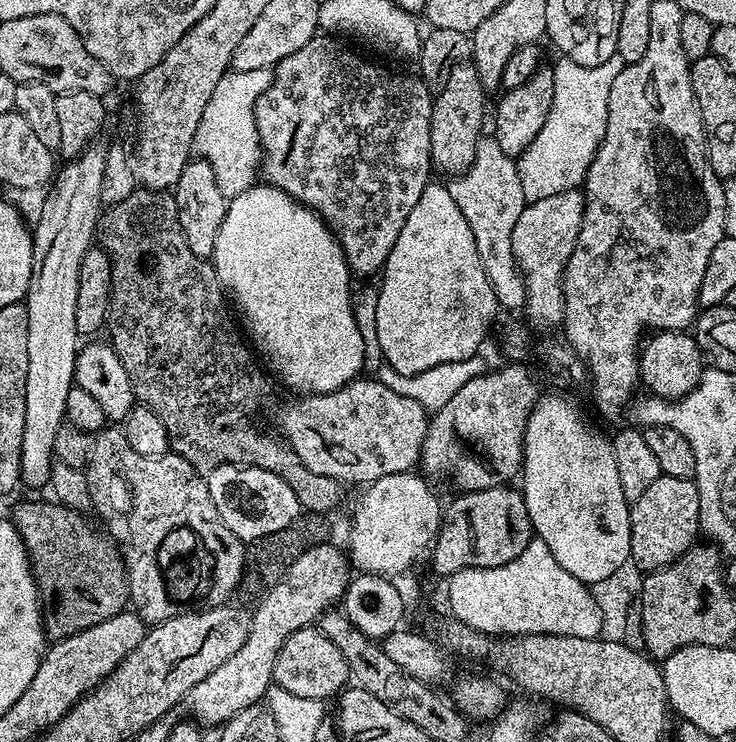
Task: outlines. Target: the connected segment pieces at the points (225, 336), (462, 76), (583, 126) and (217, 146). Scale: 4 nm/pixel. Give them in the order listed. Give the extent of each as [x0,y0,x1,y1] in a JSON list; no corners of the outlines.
[[98,186,341,514],[430,62,486,177],[516,55,625,204],[192,68,273,201]]

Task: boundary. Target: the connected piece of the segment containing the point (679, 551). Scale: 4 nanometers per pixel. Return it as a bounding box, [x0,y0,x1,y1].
[631,474,701,573]

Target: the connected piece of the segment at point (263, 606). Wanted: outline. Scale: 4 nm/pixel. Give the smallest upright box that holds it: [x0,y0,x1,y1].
[182,542,350,726]

